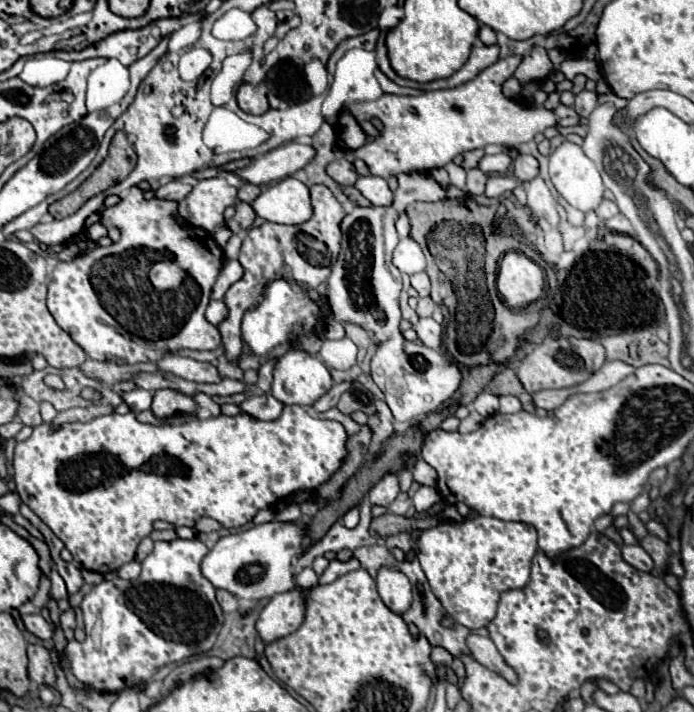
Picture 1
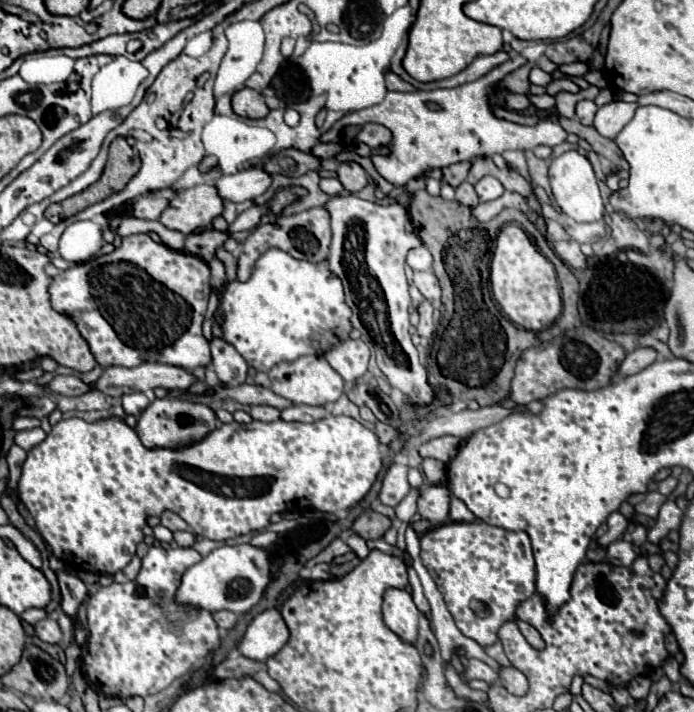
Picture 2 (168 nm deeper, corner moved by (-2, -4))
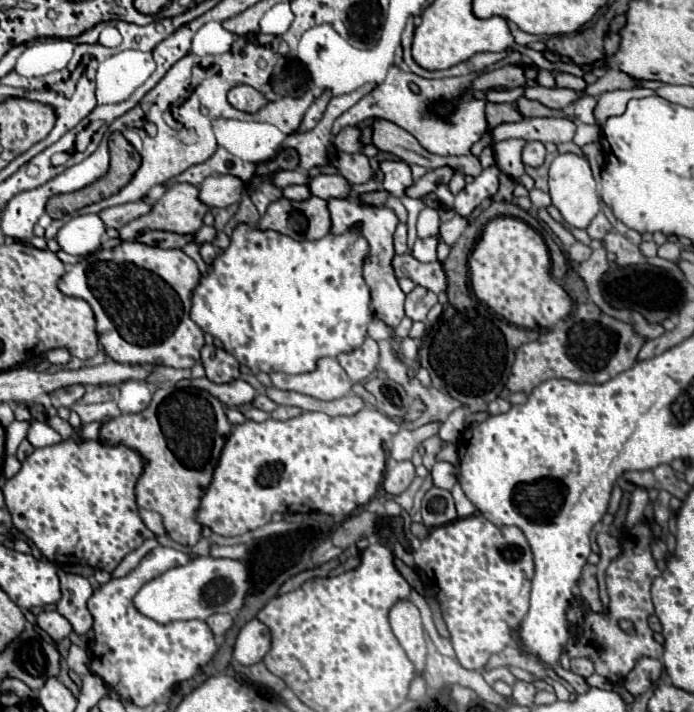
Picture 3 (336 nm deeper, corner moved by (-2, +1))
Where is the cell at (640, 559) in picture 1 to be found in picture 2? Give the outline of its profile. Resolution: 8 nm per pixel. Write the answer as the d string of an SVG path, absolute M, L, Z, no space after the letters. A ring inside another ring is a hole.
M615 541L607 547L607 559L615 565L631 565L639 557L639 549L627 541Z

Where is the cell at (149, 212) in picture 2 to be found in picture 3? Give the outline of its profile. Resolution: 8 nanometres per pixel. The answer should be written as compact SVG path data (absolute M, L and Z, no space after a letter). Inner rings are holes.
M139 200L139 202L129 202L129 204L107 208L107 210L99 212L99 218L103 220L105 228L117 228L119 230L127 222L131 222L131 220L147 214L147 210L151 210L151 206L145 204L143 200Z

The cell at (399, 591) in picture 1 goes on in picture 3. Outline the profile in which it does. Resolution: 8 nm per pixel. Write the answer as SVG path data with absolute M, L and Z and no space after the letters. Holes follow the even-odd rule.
M399 602L391 608L389 614L391 628L407 652L409 660L415 666L415 674L421 674L425 668L425 656L427 656L427 644L425 644L425 630L421 624L419 610L411 602Z

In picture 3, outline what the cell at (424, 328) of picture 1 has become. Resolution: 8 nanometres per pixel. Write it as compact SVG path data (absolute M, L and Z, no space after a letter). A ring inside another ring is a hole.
M415 286L415 290L409 292L405 298L405 314L411 320L425 322L433 304L437 304L437 294L431 294L431 290L427 290L423 286Z

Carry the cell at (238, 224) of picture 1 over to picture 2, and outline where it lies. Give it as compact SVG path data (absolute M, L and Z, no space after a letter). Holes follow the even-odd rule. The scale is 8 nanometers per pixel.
M207 229L203 233L191 233L185 241L185 251L191 255L199 255L203 261L209 261L215 257L215 251L229 239L231 235L227 231Z

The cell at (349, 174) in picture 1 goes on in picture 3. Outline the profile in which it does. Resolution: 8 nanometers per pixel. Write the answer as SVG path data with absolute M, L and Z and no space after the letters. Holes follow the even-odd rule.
M339 152L337 158L333 160L333 166L339 170L341 176L345 176L351 184L365 184L371 180L371 166L369 158L363 152L357 154L347 154Z

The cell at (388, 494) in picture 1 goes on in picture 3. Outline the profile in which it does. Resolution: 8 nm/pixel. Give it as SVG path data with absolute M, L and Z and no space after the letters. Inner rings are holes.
M397 462L387 474L385 474L385 482L383 482L383 490L387 494L401 494L403 490L409 488L409 484L413 482L413 464L411 462Z

